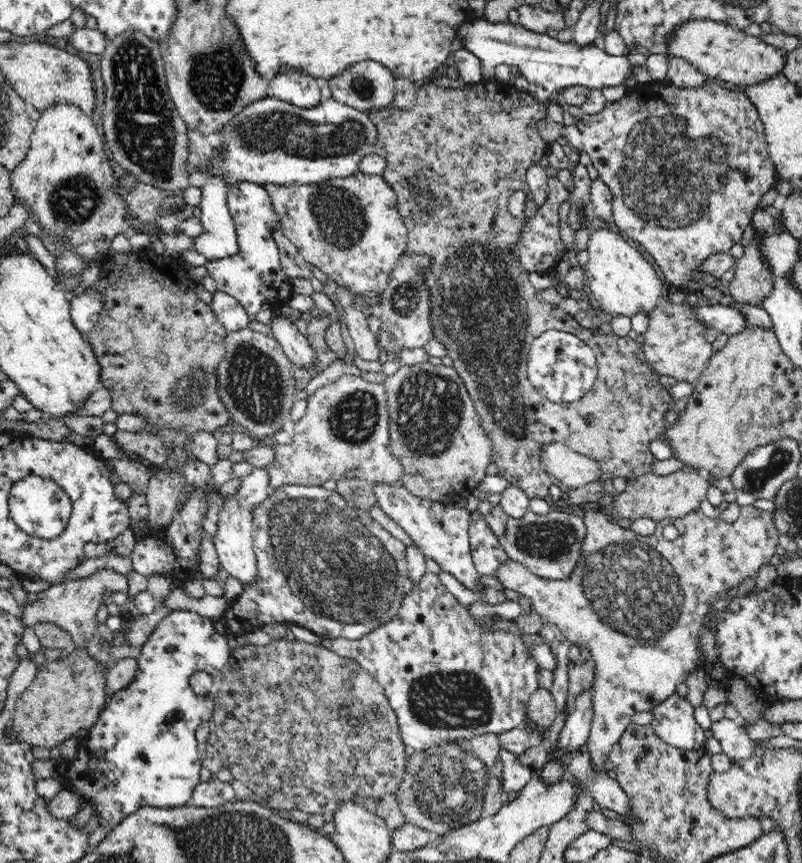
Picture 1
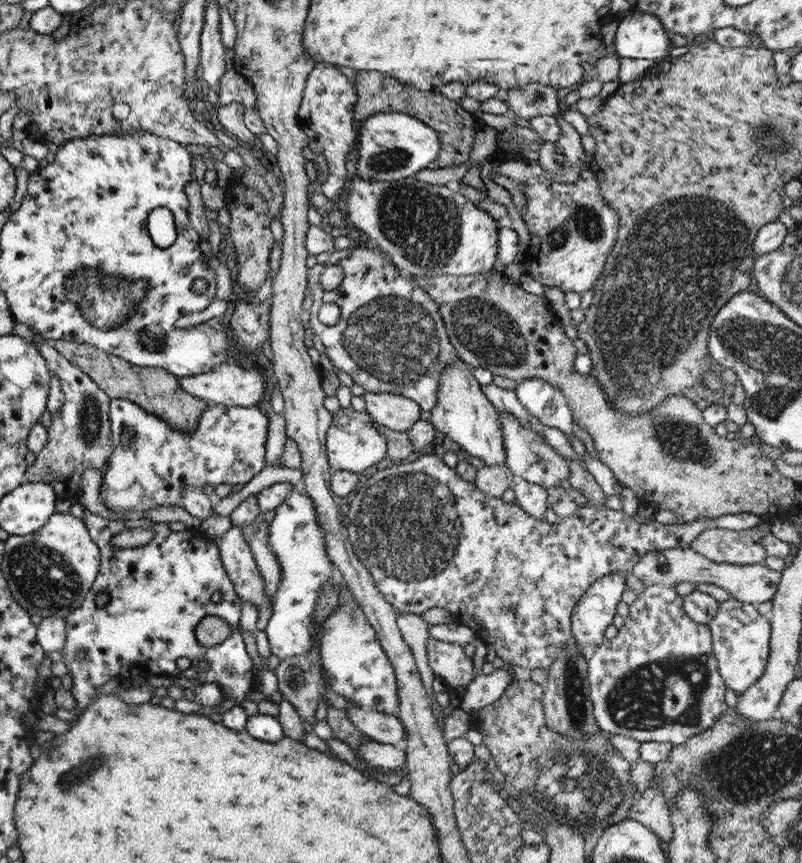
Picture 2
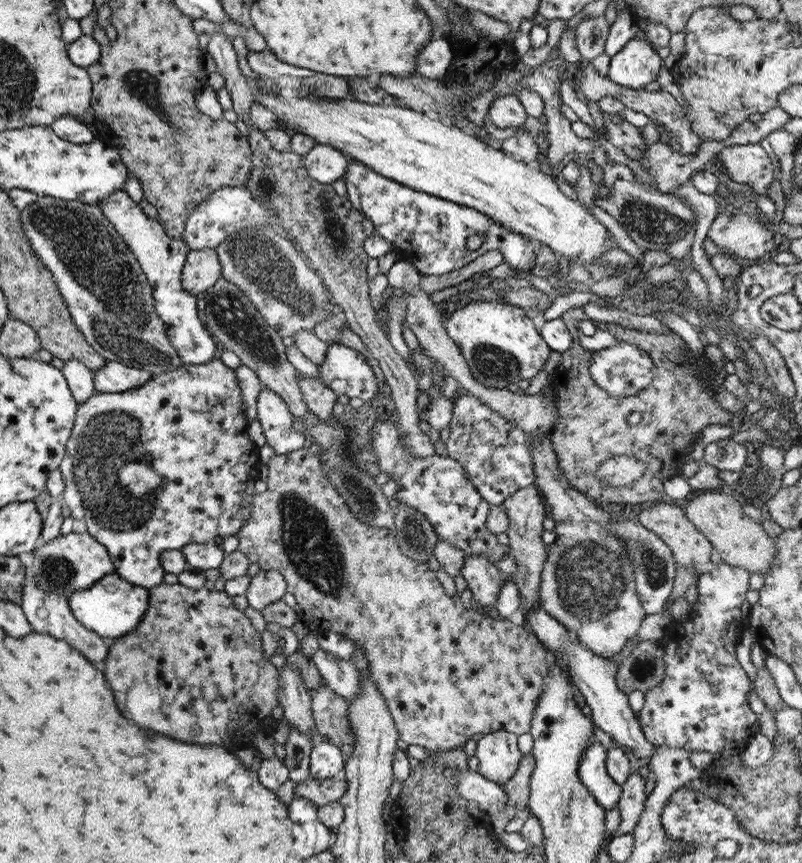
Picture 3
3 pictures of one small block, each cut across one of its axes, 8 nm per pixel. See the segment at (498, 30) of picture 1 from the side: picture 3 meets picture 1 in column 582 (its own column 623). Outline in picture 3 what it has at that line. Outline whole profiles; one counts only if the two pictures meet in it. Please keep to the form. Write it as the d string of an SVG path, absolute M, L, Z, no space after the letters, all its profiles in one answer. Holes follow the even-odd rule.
M631 38L610 58L607 78L635 90L653 87L662 64L655 51L643 38Z

